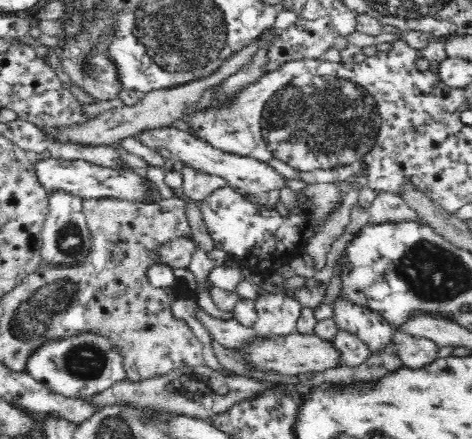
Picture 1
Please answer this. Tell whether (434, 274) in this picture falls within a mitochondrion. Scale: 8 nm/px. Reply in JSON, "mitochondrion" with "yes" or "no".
{"mitochondrion":"yes"}

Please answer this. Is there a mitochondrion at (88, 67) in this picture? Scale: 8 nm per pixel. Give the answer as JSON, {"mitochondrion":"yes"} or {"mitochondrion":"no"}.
{"mitochondrion":"yes"}

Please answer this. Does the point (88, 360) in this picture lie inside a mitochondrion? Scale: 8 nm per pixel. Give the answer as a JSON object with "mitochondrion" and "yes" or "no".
{"mitochondrion":"yes"}

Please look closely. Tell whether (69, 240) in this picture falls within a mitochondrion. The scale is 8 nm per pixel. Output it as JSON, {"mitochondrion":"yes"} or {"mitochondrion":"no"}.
{"mitochondrion":"yes"}

